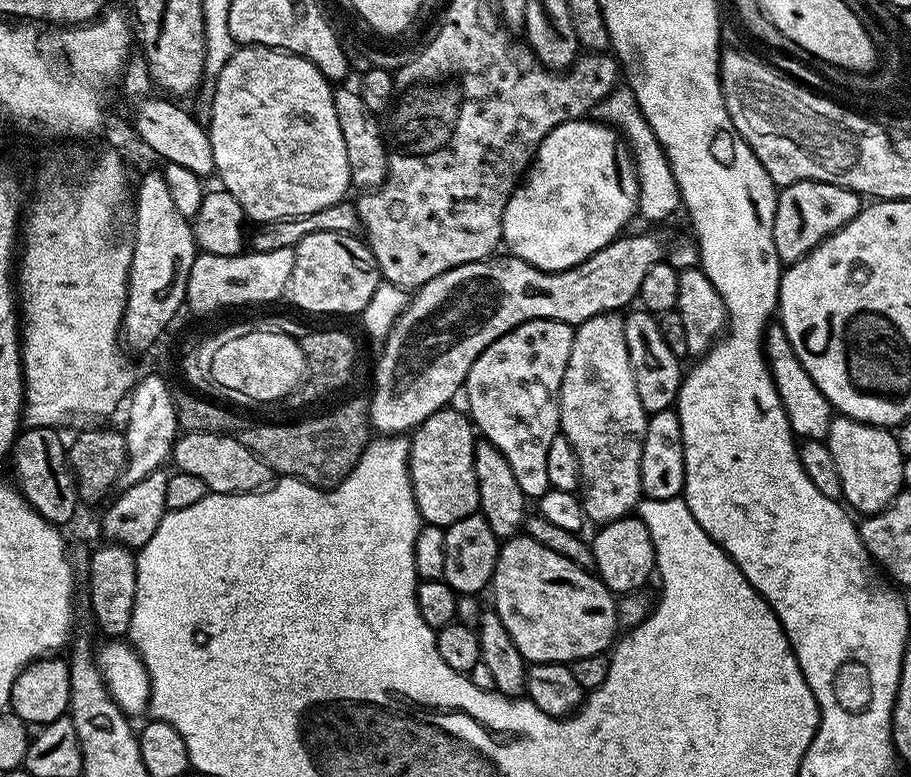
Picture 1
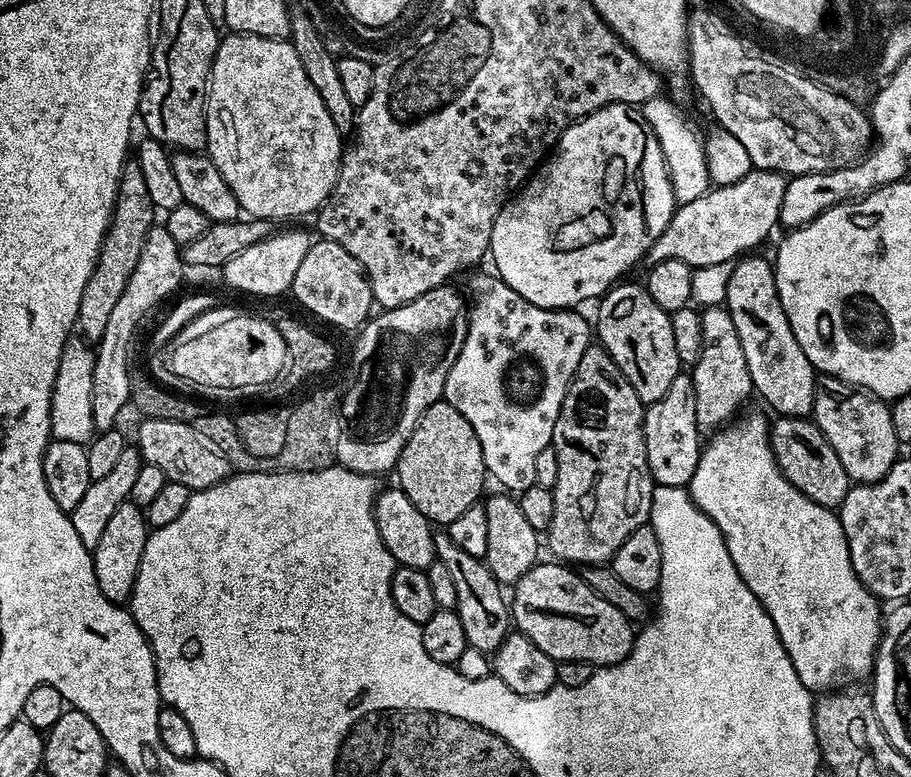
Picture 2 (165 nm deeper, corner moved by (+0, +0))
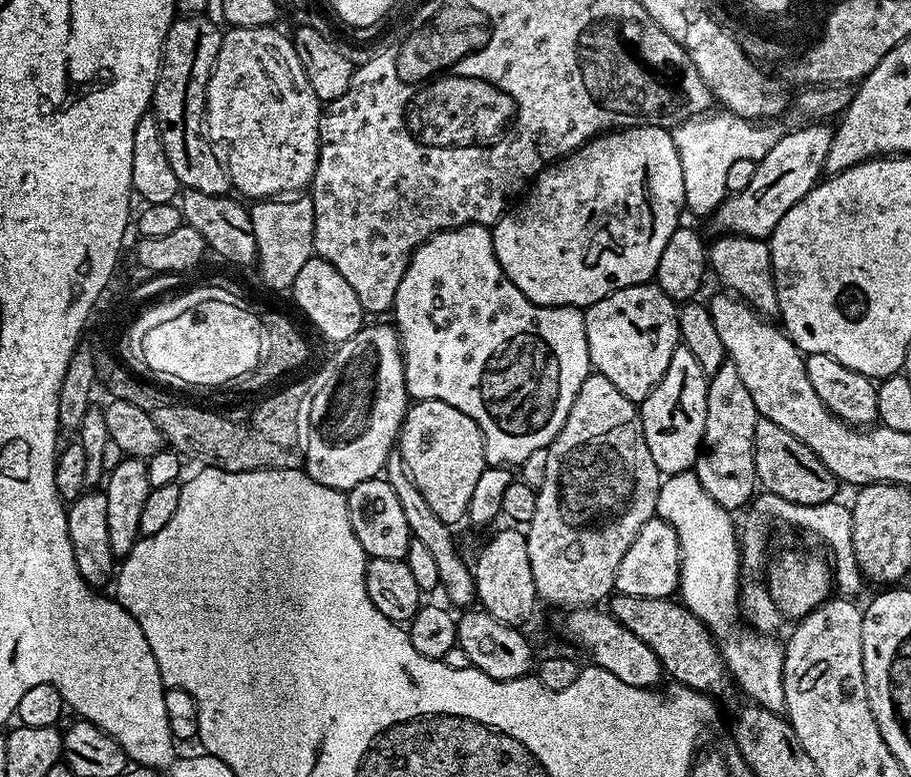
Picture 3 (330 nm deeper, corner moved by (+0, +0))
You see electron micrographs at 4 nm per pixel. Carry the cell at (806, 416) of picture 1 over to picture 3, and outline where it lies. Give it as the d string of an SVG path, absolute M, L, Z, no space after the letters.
M720 234L708 248L708 262L713 273L720 275L727 291L740 297L765 318L772 318L780 311L776 297L776 280L772 276L772 250L769 241L754 236Z

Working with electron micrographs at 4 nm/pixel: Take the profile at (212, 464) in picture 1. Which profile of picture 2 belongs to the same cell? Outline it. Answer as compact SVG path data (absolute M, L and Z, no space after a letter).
M144 418L139 421L140 429L136 432L135 447L140 450L140 459L150 466L158 466L162 474L166 474L168 481L173 480L182 486L193 490L209 488L215 484L221 484L230 475L228 459L210 441L202 438L198 430L194 430L191 422L183 424L173 420Z

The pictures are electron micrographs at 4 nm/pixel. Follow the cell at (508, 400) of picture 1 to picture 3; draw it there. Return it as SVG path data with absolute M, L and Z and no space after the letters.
M467 224L461 228L451 228L445 232L436 232L425 244L419 244L412 253L412 261L408 264L406 274L402 274L402 282L398 282L398 294L390 309L396 315L394 327L400 338L400 347L404 349L404 381L408 387L409 397L417 400L441 400L474 418L474 422L482 430L484 439L484 463L488 466L517 466L532 455L543 453L552 439L562 430L566 422L566 414L570 414L570 406L574 406L574 398L578 390L582 390L582 382L590 374L588 347L586 346L586 326L584 314L578 308L545 308L543 304L535 304L510 282L510 278L502 270L498 258L494 254L491 231L483 224Z

